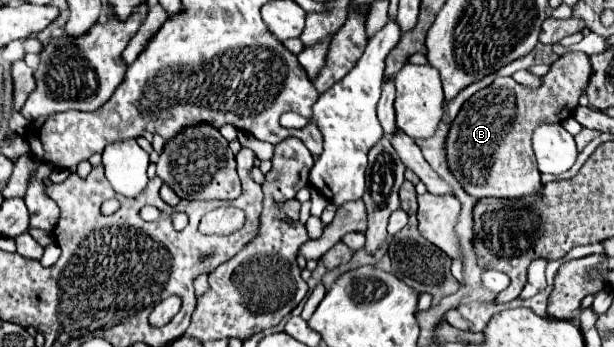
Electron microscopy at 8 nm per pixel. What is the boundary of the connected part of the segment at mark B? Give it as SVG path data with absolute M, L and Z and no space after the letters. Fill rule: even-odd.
M566 52L560 56L542 76L538 88L528 88L510 76L498 76L490 86L478 90L458 112L450 124L446 136L446 164L450 172L462 182L462 188L474 196L494 196L494 198L522 198L522 196L542 196L540 172L536 168L536 158L532 152L532 130L538 122L562 122L570 118L578 106L578 96L584 92L590 76L590 60L584 52Z

